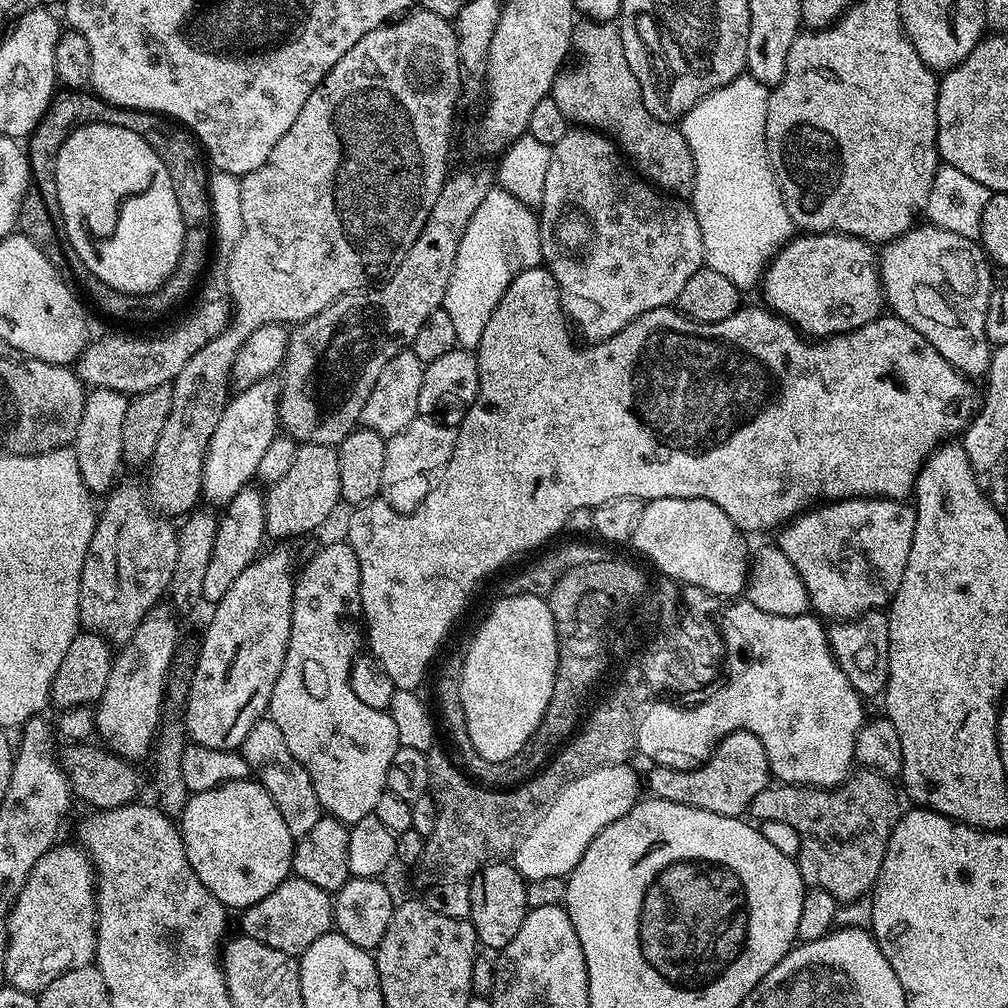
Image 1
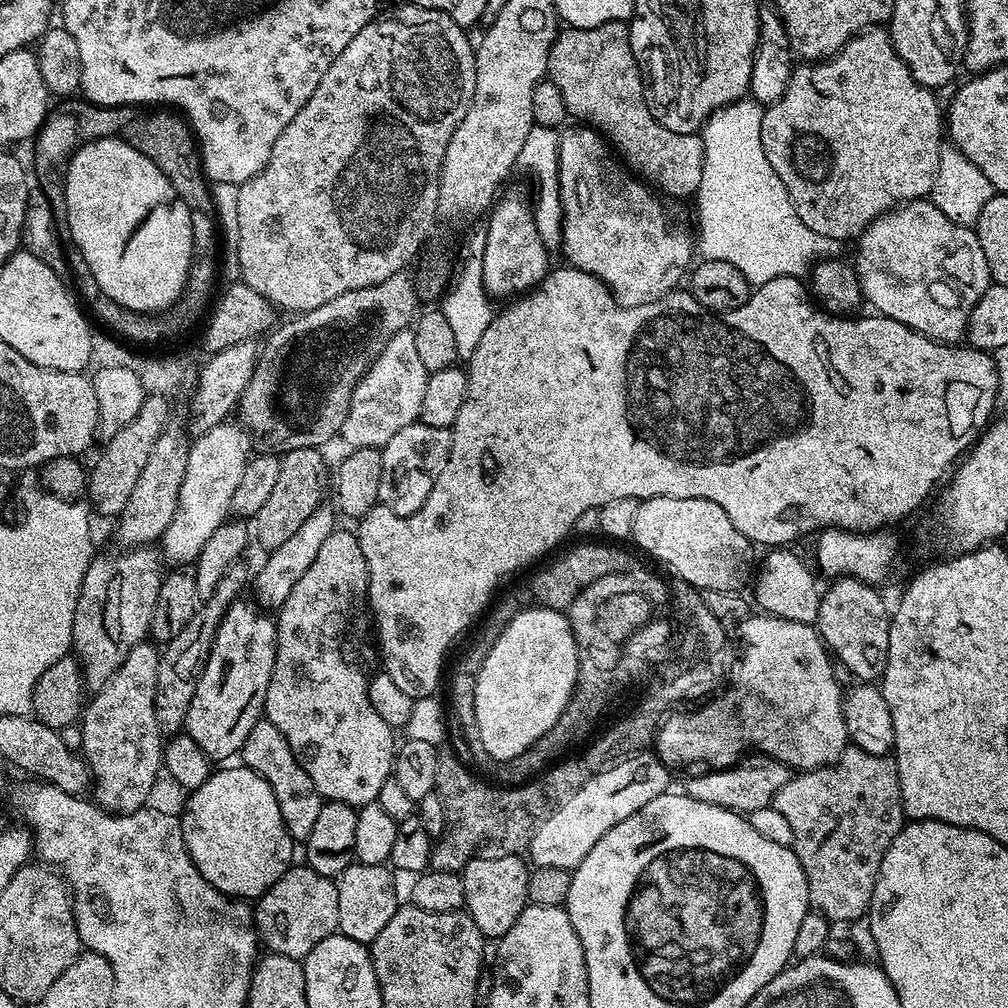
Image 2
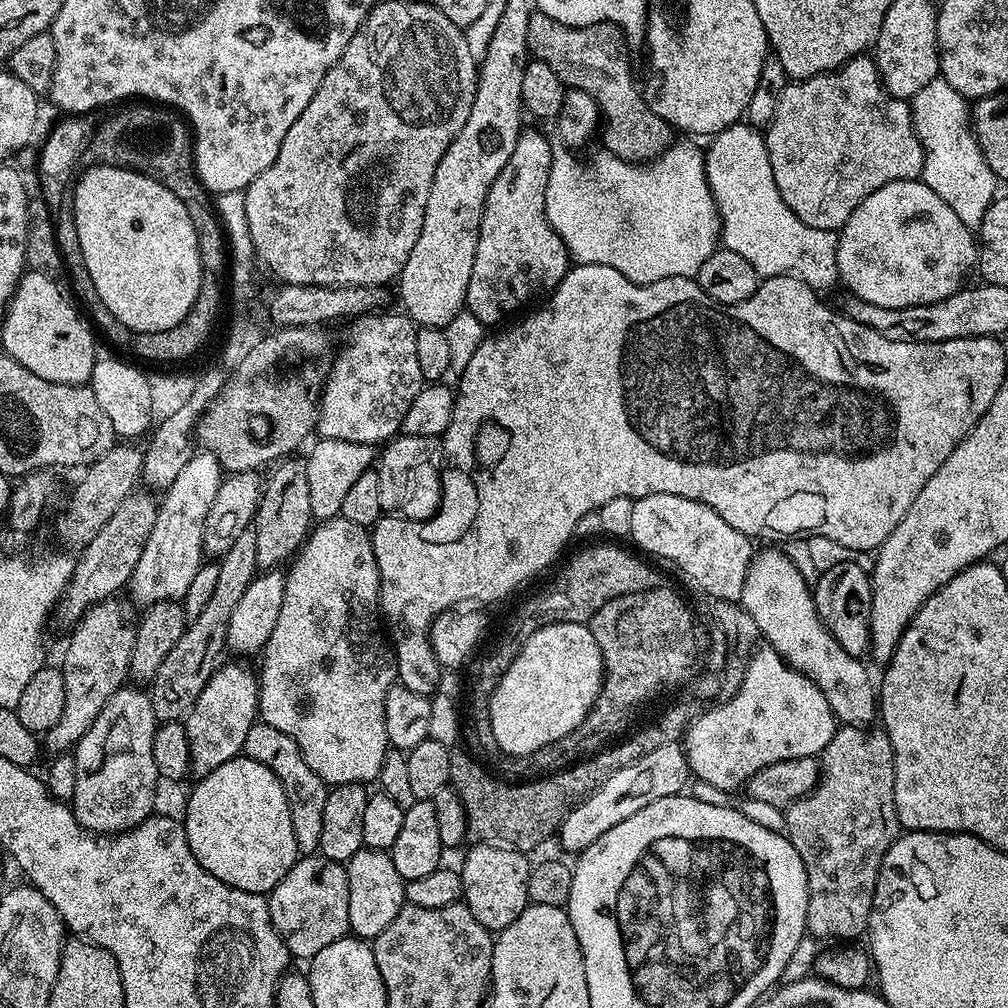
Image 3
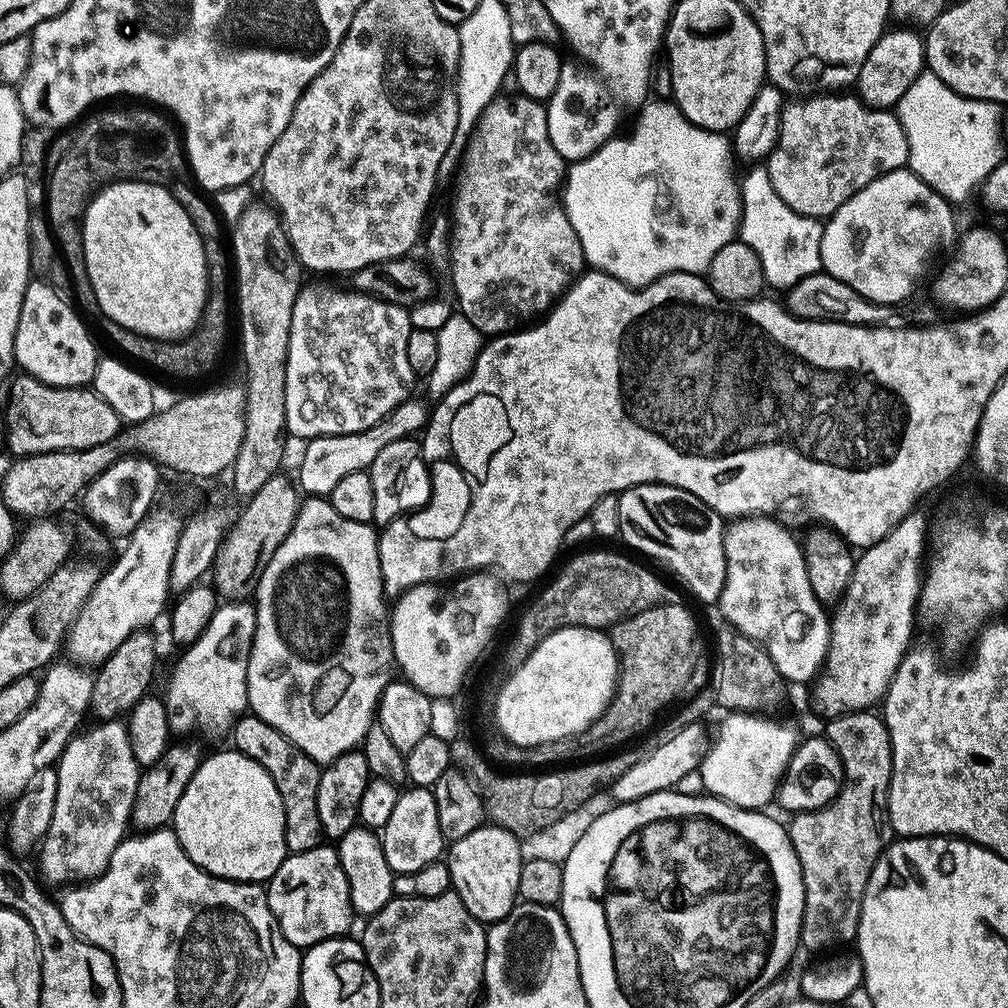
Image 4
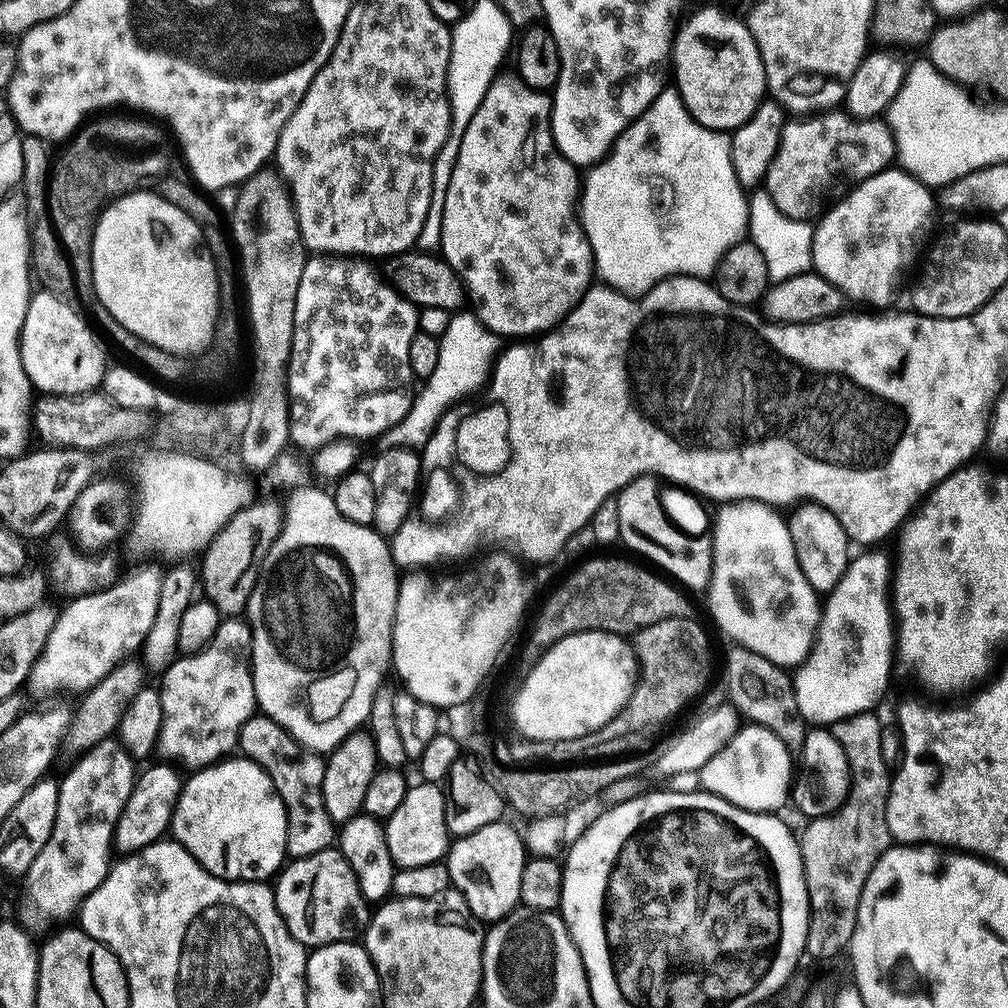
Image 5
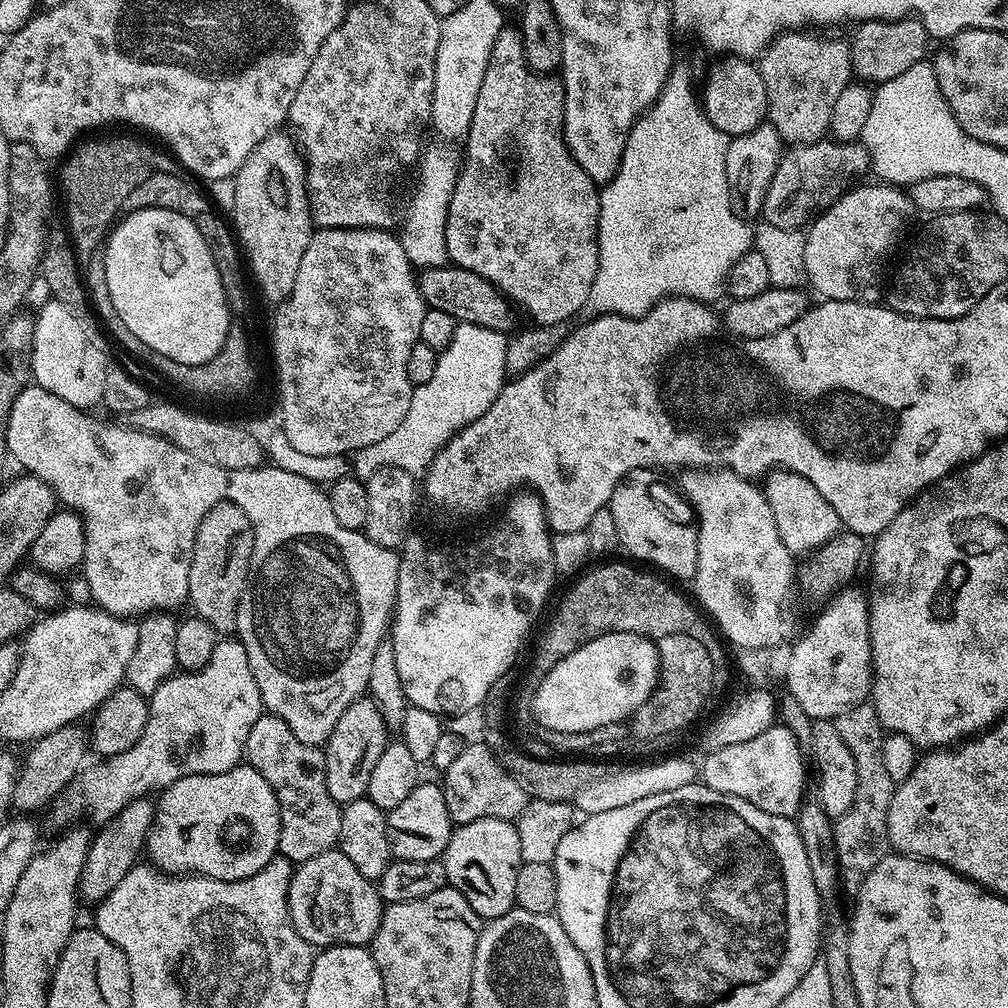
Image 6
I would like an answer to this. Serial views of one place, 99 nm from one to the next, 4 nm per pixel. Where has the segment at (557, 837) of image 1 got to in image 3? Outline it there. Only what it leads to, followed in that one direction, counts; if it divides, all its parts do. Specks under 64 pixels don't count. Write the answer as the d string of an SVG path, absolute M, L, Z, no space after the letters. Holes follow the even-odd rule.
M679 743L658 746L658 750L650 750L650 754L638 758L638 762L606 778L604 784L569 811L558 825L561 846L573 854L583 852L602 834L606 834L606 830L618 826L618 822L624 822L626 818L630 818L630 814L638 814L642 806L650 806L650 802L658 802L658 798L681 795L689 780L688 755L684 753Z

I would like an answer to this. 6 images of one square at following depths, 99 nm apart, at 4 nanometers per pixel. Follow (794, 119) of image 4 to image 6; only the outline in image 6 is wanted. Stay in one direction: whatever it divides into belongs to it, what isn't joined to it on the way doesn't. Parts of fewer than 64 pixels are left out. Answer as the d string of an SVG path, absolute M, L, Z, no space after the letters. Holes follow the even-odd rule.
M825 138L812 144L789 147L779 157L774 178L768 183L762 209L763 223L773 224L776 228L803 229L864 178L859 176L869 175L869 172L868 151L860 142Z

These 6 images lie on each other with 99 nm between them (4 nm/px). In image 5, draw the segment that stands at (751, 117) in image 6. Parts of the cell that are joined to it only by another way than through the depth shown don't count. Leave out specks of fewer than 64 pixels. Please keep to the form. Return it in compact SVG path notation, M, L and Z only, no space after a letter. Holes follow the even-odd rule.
M700 8L688 21L681 23L676 29L672 41L670 57L671 71L676 71L674 87L679 92L686 110L699 124L713 128L716 132L731 133L740 128L758 110L758 106L766 99L768 79L762 66L762 58L754 38L750 34L747 23L736 16L730 16L720 8Z

